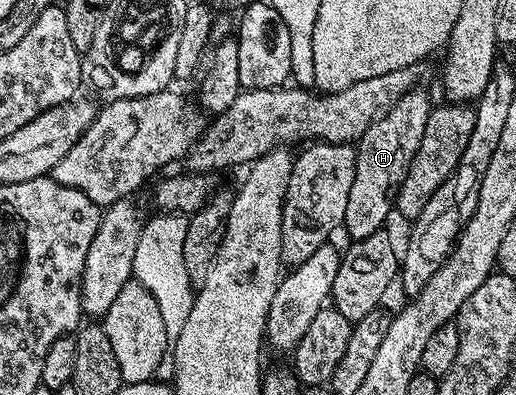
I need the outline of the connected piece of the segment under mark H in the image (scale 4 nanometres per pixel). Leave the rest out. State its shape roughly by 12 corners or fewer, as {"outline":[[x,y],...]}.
{"outline":[[413,89],[355,144],[343,230],[385,226],[433,100]]}

